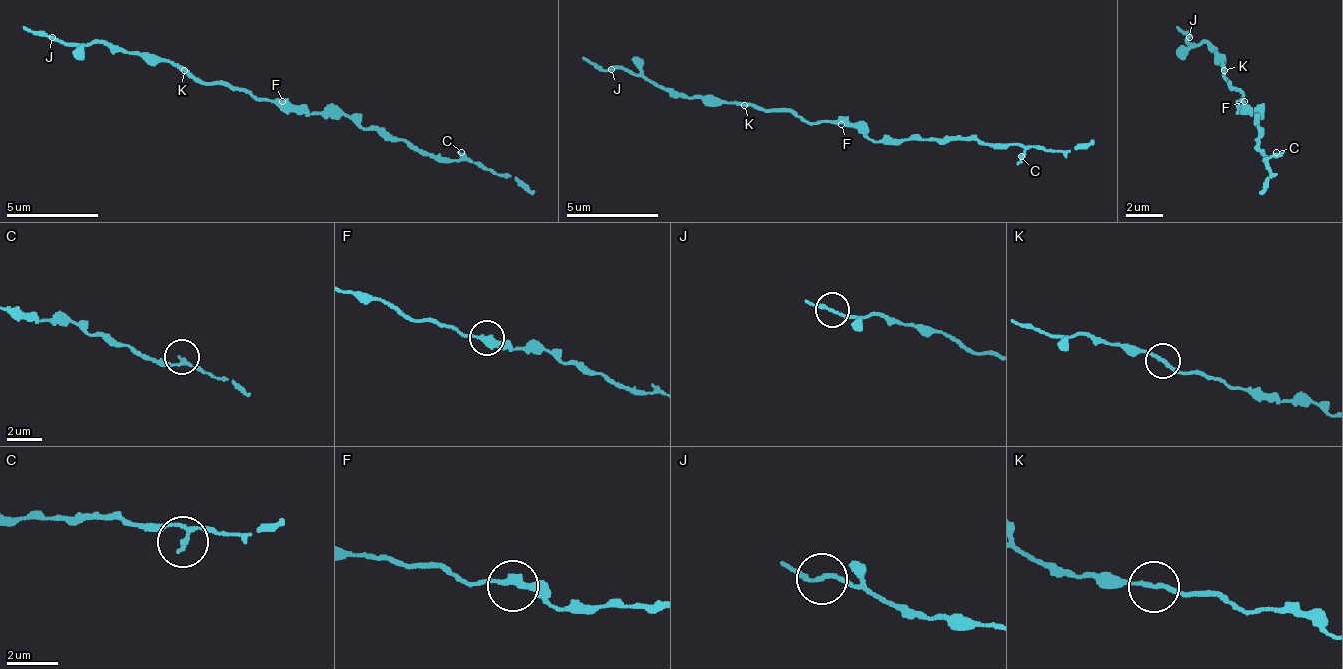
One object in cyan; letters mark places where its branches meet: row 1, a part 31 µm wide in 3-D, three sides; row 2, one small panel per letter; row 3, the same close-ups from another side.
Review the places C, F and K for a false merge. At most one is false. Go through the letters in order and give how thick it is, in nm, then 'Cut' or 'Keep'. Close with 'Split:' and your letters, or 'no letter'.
C: Thickness 150 nm. Keep
F: Thickness 320 nm. Keep
K: Thickness 160 nm. Keep
Split: no letter

